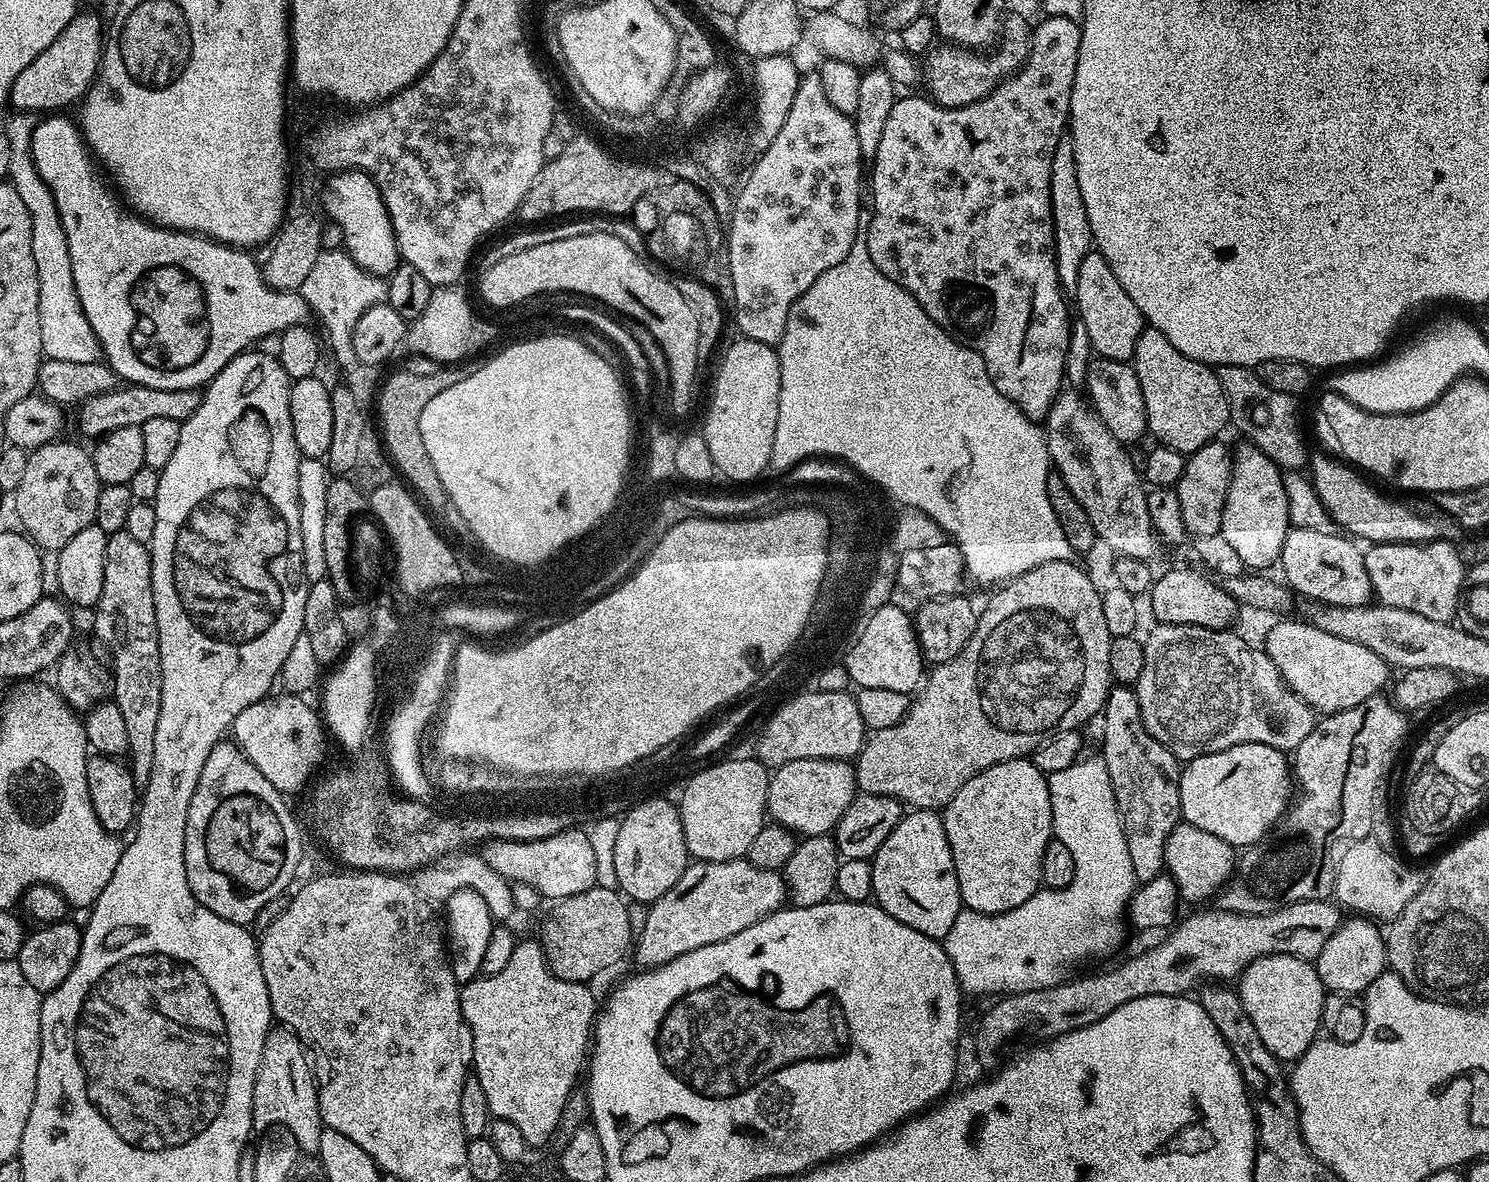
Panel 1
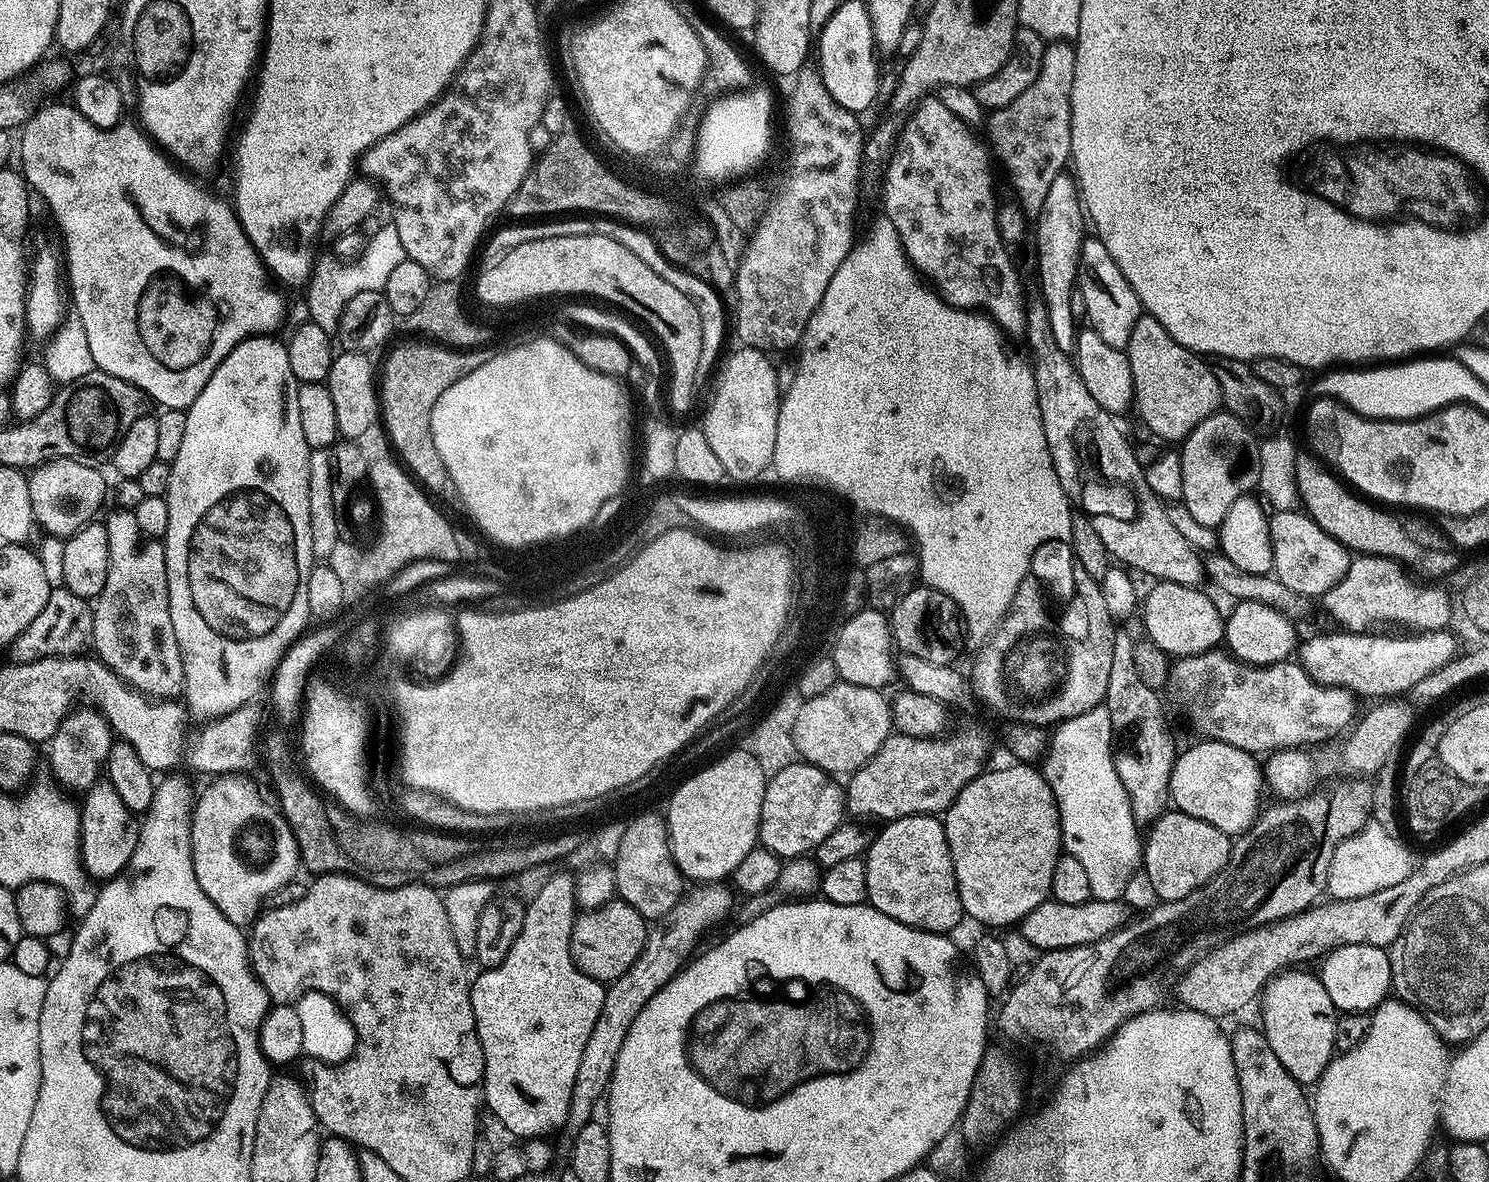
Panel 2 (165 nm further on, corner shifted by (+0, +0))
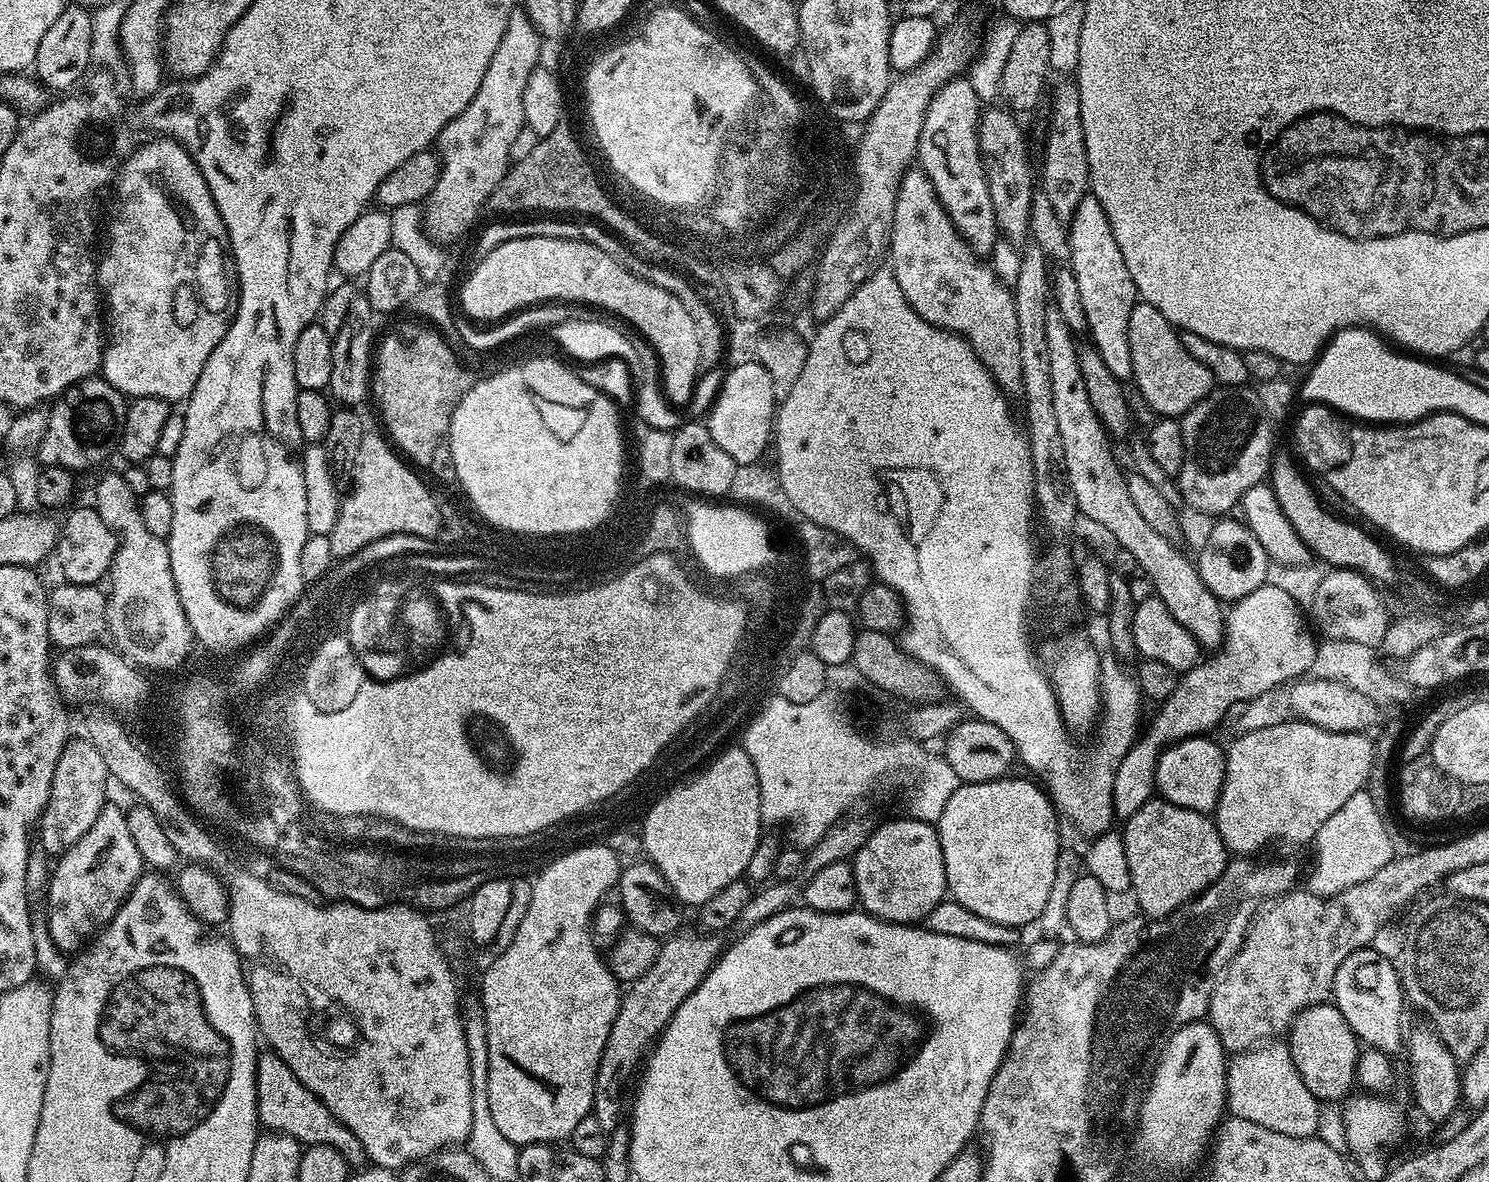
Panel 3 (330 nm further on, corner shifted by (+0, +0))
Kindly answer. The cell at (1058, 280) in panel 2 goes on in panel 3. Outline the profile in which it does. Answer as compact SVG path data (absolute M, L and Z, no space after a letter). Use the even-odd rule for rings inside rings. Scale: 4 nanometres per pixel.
M1055 306L1049 307L1046 314L1047 350L1050 353L1051 389L1053 390L1055 418L1059 433L1062 434L1065 472L1070 490L1076 500L1080 516L1094 518L1094 522L1106 526L1114 538L1130 554L1134 554L1137 569L1150 578L1152 591L1157 598L1174 614L1182 626L1194 637L1201 649L1219 649L1224 643L1224 622L1226 619L1222 601L1202 582L1202 574L1196 568L1193 557L1183 556L1171 543L1169 537L1158 534L1138 514L1134 501L1128 493L1126 472L1120 469L1116 456L1112 453L1113 441L1104 424L1094 414L1090 398L1086 398L1086 382L1082 382L1082 370L1078 370L1078 343L1073 325L1062 318Z

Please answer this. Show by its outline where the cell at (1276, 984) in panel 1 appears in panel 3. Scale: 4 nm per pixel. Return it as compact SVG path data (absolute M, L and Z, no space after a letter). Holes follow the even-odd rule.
M1335 1003L1301 1008L1286 1033L1286 1043L1302 1082L1306 1082L1306 1090L1310 1090L1316 1100L1343 1101L1353 1091L1351 1088L1354 1088L1356 1078L1356 1059L1360 1057L1362 1048Z

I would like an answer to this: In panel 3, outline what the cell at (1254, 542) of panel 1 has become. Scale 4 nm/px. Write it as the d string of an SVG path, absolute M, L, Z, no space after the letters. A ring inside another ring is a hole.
M1220 518L1213 523L1202 548L1204 553L1196 560L1196 568L1202 574L1202 582L1206 582L1220 601L1235 602L1263 586L1270 559L1262 543L1258 542L1244 522L1228 519L1232 518Z

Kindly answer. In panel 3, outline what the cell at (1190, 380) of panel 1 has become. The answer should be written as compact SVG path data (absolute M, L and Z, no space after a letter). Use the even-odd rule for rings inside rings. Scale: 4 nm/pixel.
M1138 302L1134 310L1130 310L1130 326L1128 327L1128 337L1130 338L1130 362L1132 363L1132 380L1135 391L1146 398L1146 402L1156 411L1160 418L1180 418L1185 412L1189 412L1195 404L1201 404L1209 394L1211 394L1214 381L1210 370L1182 346L1180 332L1166 318L1162 318L1162 310L1154 306Z

